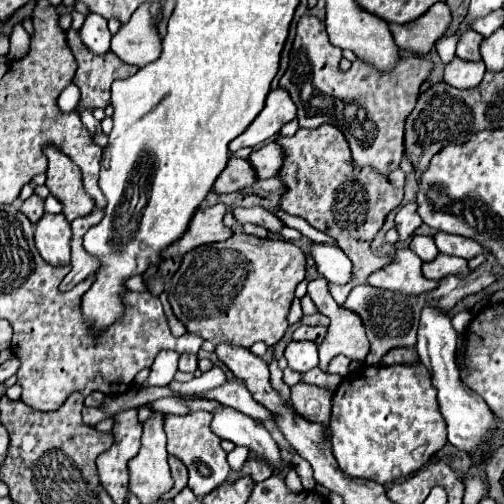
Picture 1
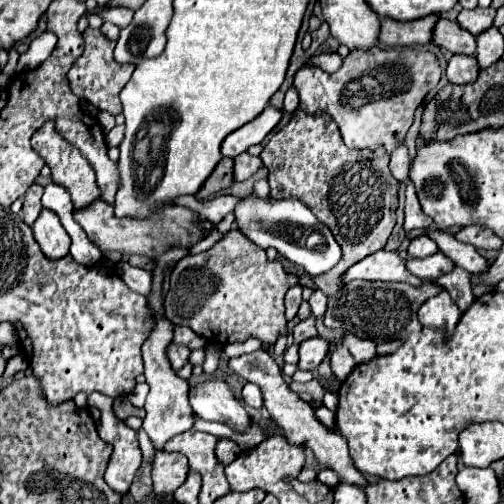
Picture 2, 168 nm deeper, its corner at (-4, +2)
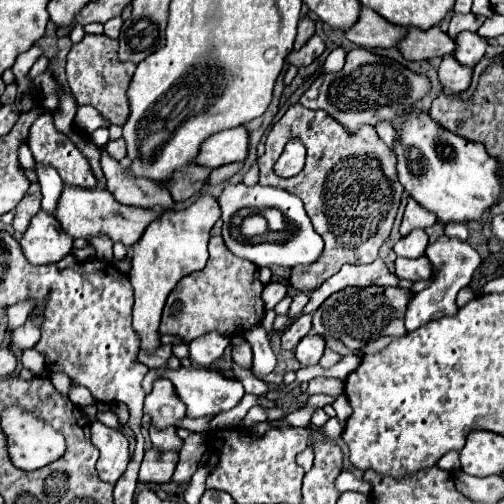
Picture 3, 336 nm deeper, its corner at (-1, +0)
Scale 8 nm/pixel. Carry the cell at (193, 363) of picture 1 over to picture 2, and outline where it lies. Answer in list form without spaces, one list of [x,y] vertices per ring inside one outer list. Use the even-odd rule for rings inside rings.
[[[172,344],[170,350],[168,350],[168,358],[170,358],[170,364],[174,370],[180,370],[188,358],[190,358],[190,348],[188,346],[178,346],[178,344]]]

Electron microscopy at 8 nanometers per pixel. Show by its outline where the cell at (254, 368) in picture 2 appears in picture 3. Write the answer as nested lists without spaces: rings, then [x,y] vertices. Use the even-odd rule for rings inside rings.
[[[241,342],[241,344],[233,346],[233,360],[235,360],[239,366],[243,366],[243,368],[249,368],[249,366],[251,366],[253,352],[251,352],[249,342]]]

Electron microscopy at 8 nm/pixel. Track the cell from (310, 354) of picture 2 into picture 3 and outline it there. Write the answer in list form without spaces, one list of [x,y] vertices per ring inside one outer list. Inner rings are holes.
[[[307,334],[295,348],[295,356],[303,366],[313,366],[325,352],[325,340],[317,334]]]

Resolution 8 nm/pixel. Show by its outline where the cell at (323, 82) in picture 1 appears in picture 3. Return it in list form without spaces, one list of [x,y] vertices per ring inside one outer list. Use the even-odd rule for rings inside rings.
[[[355,48],[347,53],[343,70],[325,72],[311,84],[311,88],[301,96],[301,104],[309,110],[325,110],[353,132],[363,124],[375,126],[381,120],[391,122],[421,100],[429,88],[425,76],[403,68],[391,58],[371,54],[365,48]]]

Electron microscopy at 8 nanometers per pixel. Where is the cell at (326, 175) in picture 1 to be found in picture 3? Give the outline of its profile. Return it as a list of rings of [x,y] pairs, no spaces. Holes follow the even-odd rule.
[[[295,104],[267,134],[265,154],[257,158],[257,162],[261,170],[259,184],[283,188],[299,196],[313,228],[325,242],[323,254],[313,266],[295,266],[291,270],[291,288],[311,292],[341,270],[343,264],[369,264],[377,258],[381,244],[391,234],[403,188],[395,172],[395,154],[379,140],[373,126],[361,126],[357,132],[349,132],[325,110],[309,110]],[[291,138],[305,140],[305,168],[293,178],[277,178],[273,174],[273,164]]]

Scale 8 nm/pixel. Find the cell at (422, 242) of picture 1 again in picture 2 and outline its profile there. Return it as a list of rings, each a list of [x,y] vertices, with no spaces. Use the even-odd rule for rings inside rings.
[[[418,236],[410,242],[408,246],[408,256],[410,258],[426,258],[426,256],[432,256],[438,252],[438,246],[436,242],[430,238],[430,236]]]

